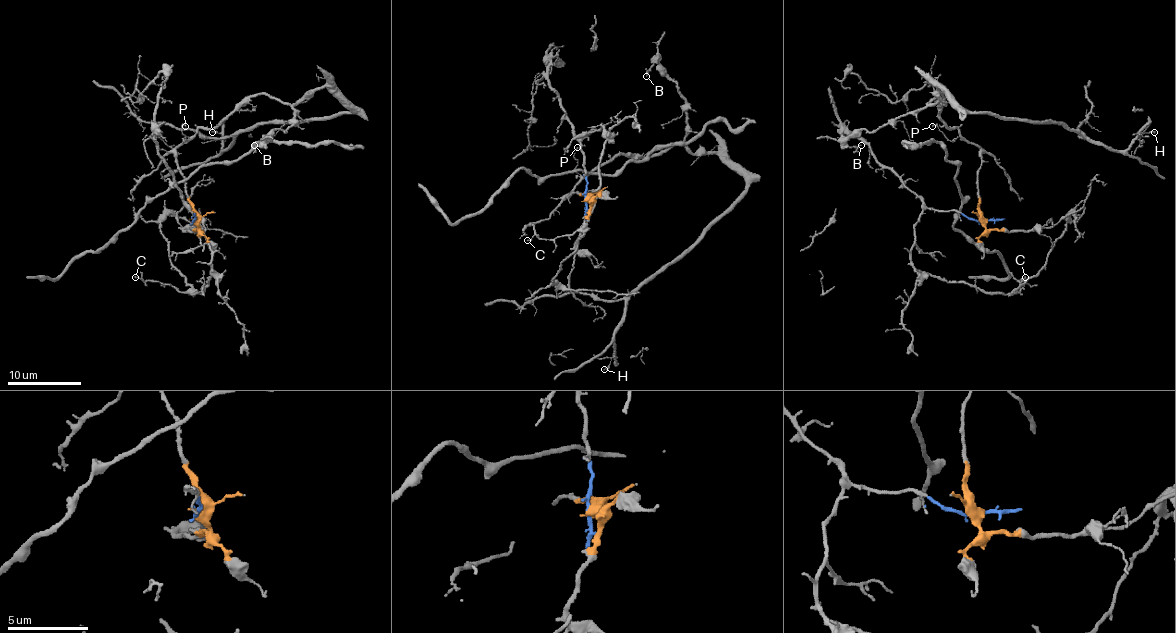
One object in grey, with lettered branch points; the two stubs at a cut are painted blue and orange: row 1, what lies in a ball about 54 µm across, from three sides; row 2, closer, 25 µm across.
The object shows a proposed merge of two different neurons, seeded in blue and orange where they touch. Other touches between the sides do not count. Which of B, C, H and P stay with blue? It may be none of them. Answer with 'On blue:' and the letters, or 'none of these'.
On blue: C

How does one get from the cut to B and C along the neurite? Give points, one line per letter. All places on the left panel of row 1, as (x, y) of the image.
B: (193, 221), (177, 149), (199, 129), (214, 129), (253, 97), (269, 93), (293, 108), (295, 121), (254, 145)
C: (193, 221), (190, 208), (210, 249), (212, 275), (203, 291), (193, 293), (162, 282), (143, 282), (134, 276)

